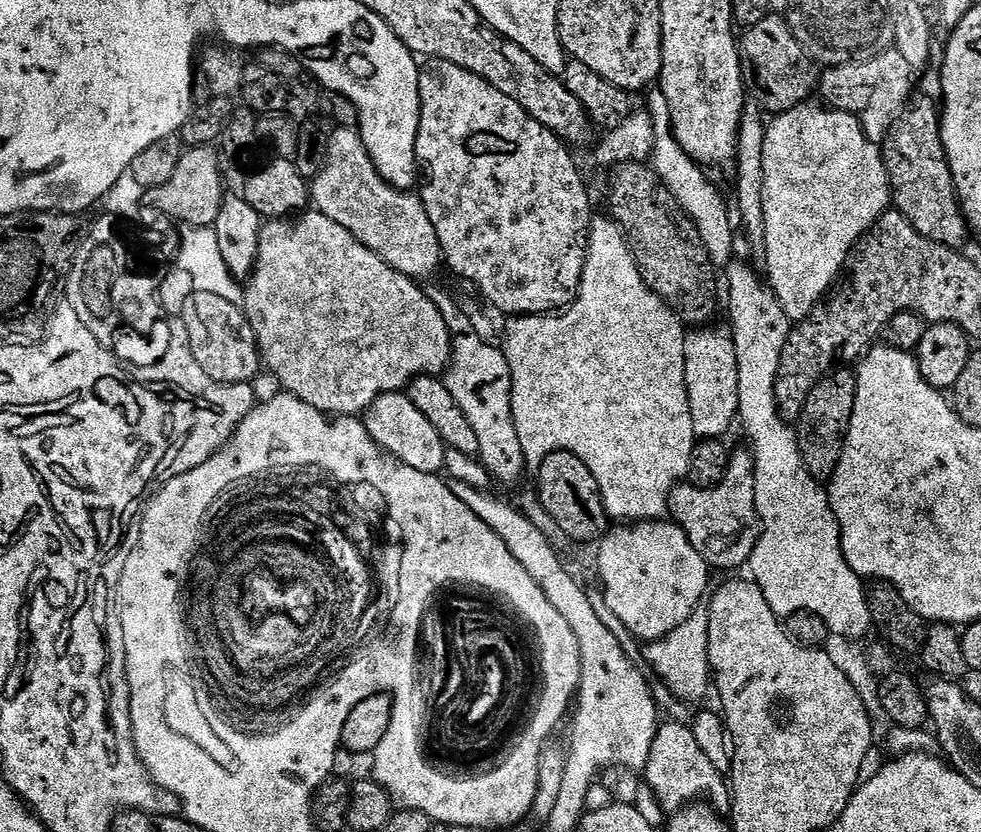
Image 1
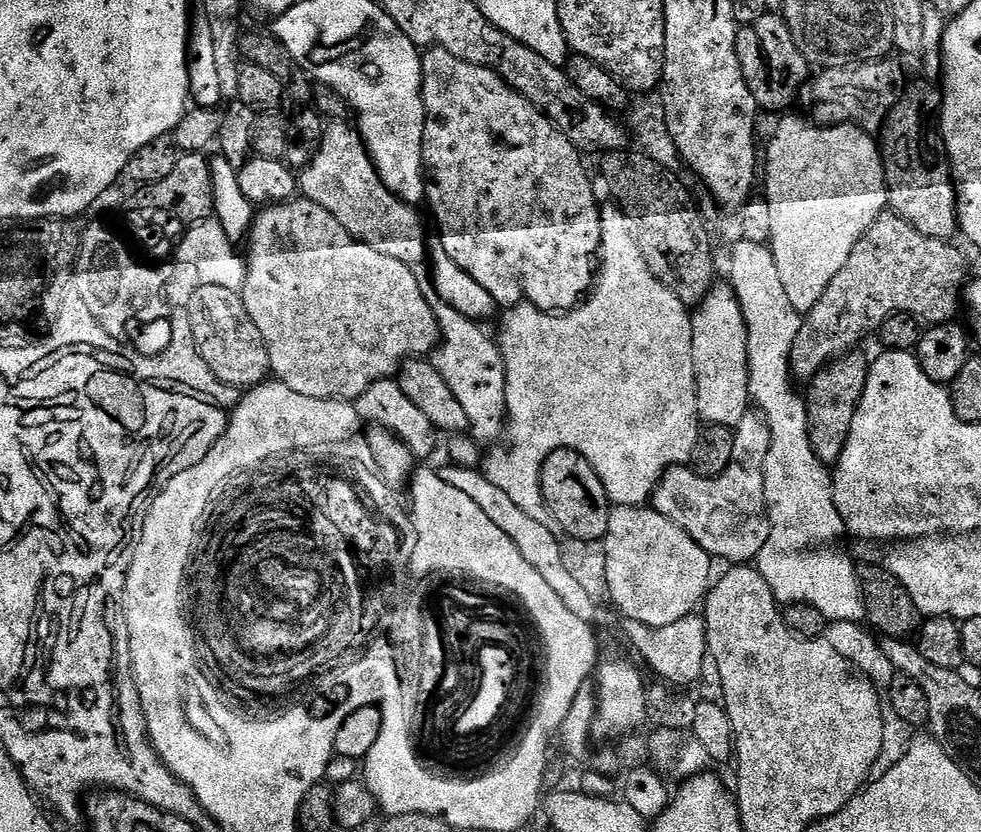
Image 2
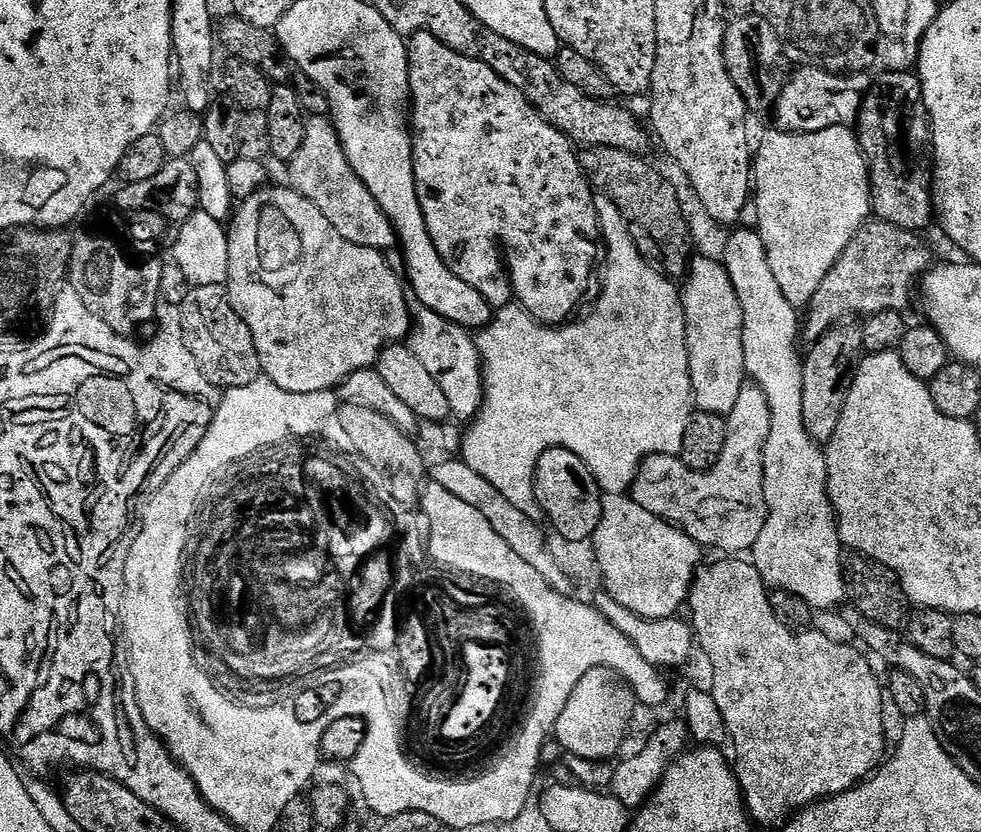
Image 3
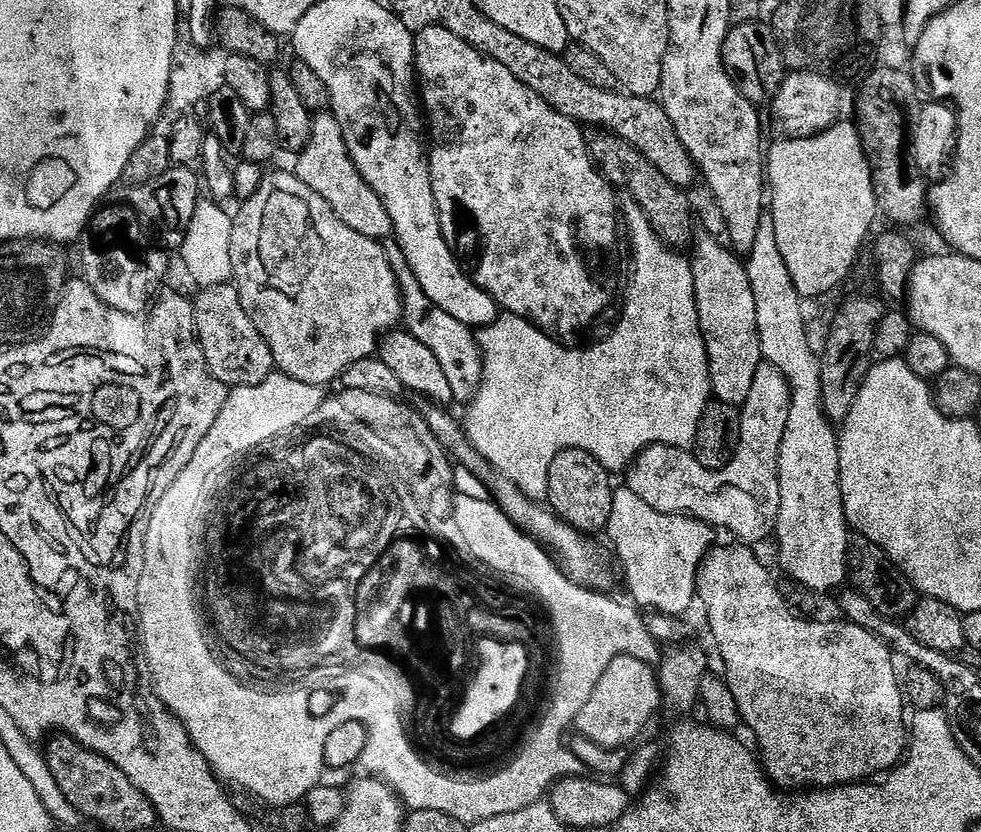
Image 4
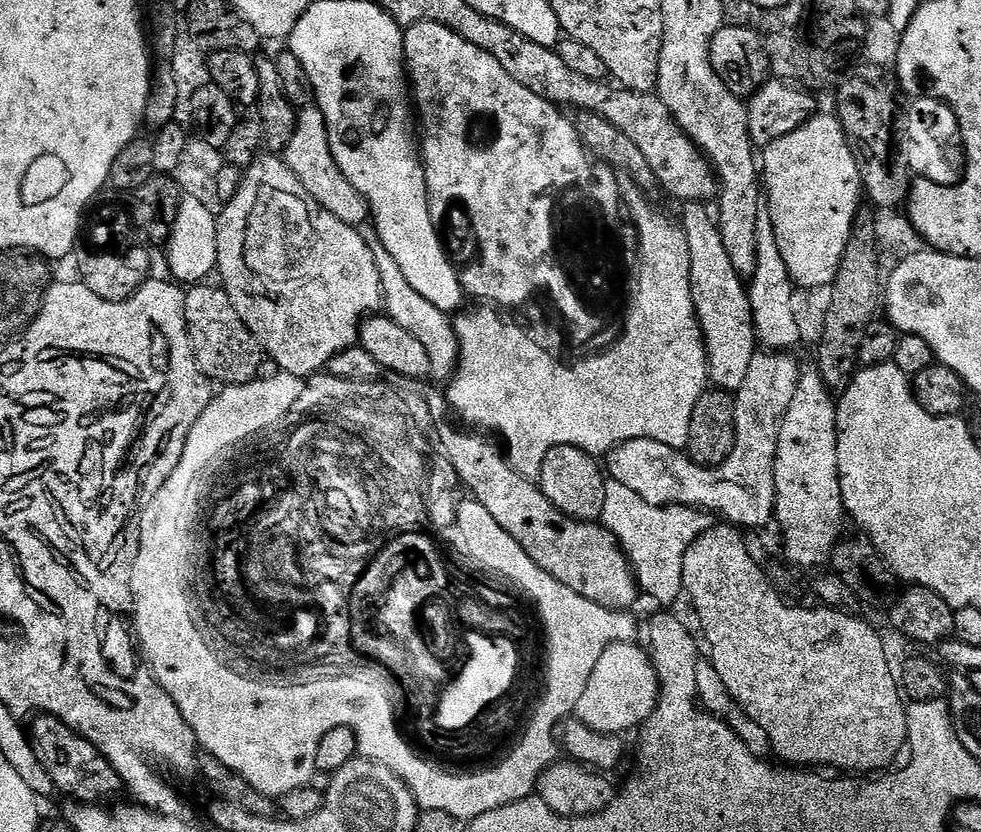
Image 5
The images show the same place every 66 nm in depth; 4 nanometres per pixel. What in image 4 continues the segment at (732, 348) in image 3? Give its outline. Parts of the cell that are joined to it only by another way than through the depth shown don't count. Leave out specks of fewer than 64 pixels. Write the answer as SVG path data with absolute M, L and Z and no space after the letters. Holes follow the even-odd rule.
M698 240L695 241L696 253L691 254L690 261L700 335L704 338L707 352L711 395L719 403L743 406L750 394L754 374L762 364L760 339L756 336L754 294L745 265L736 261L738 256L735 251L714 240Z

